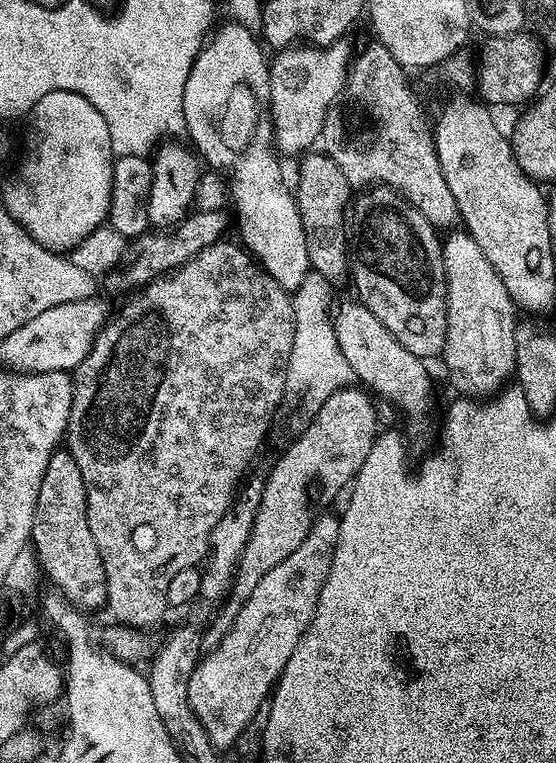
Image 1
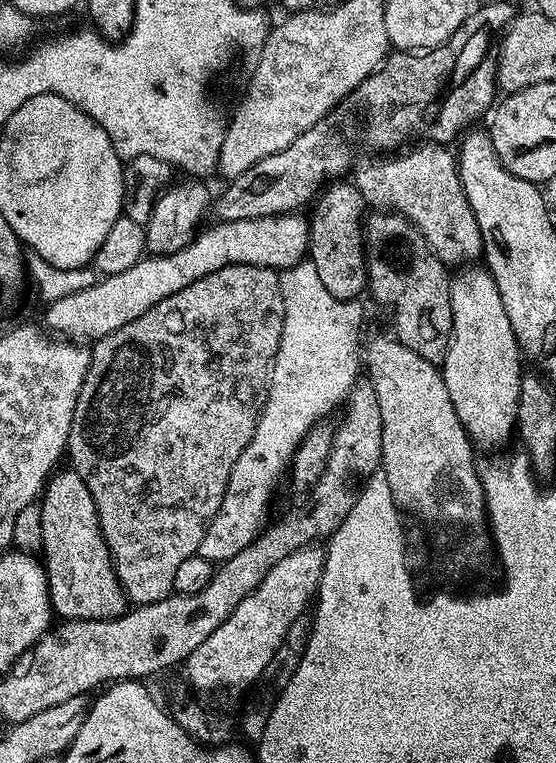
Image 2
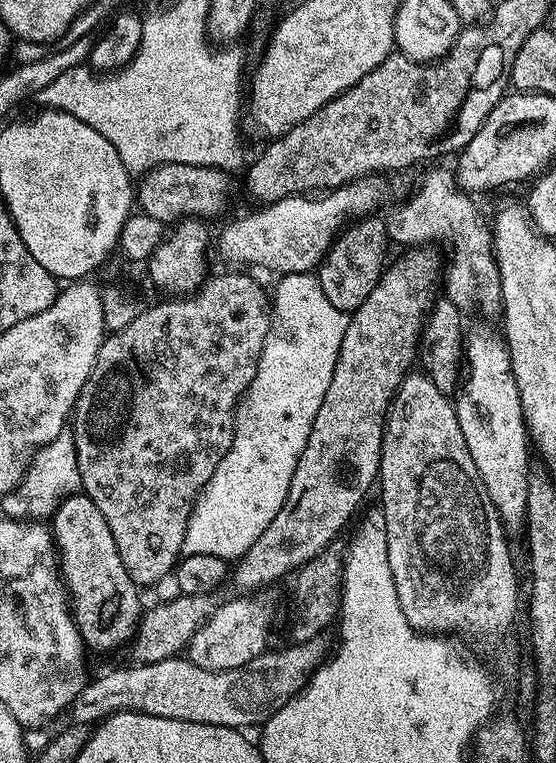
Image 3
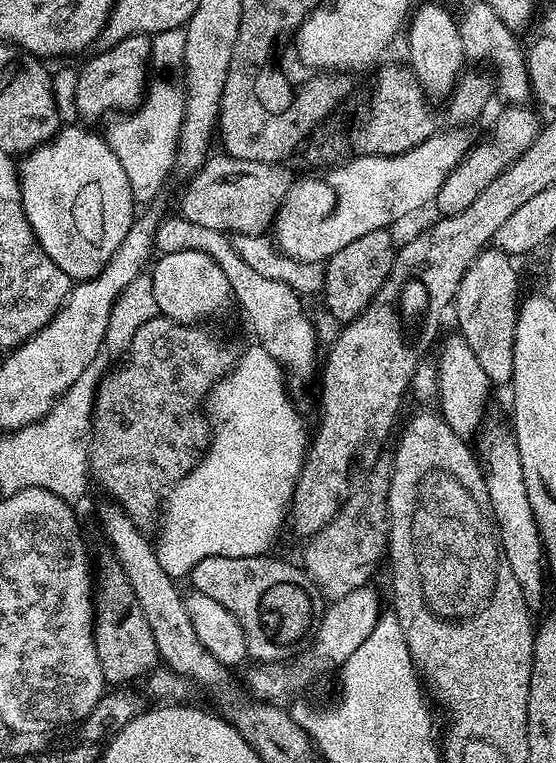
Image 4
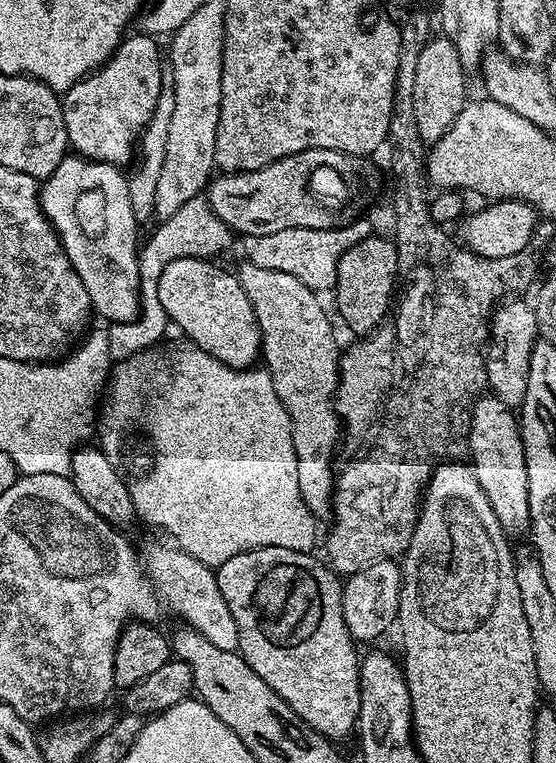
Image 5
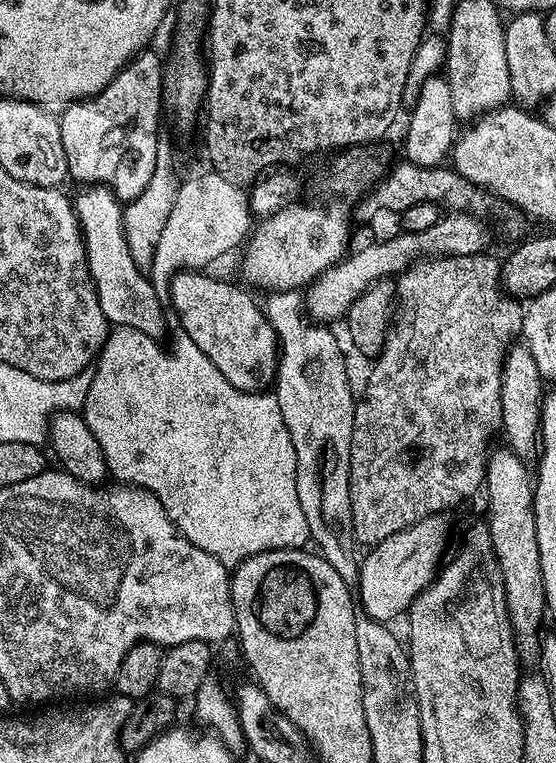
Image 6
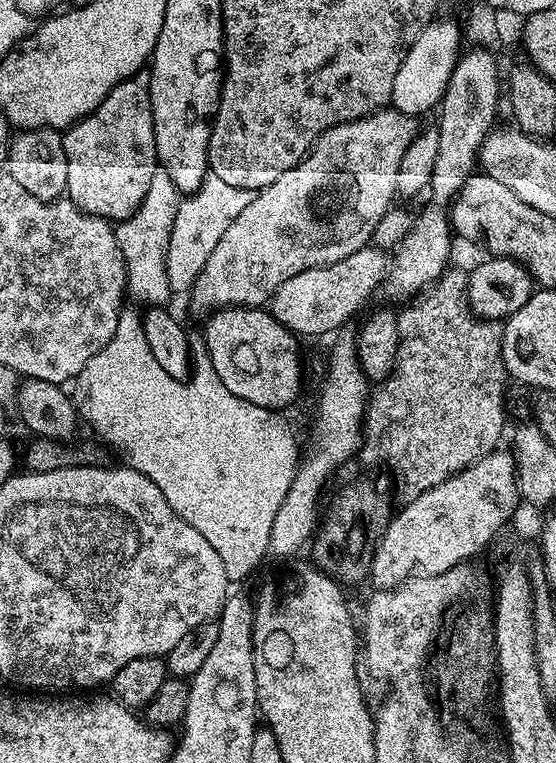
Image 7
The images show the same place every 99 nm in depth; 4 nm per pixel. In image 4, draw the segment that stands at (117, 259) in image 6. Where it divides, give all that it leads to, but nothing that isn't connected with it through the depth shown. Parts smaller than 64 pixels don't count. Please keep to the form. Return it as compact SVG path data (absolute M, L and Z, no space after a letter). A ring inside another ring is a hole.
M61 127L42 146L19 161L20 193L26 218L50 262L74 282L94 278L122 246L134 219L134 201L126 170L103 135Z

